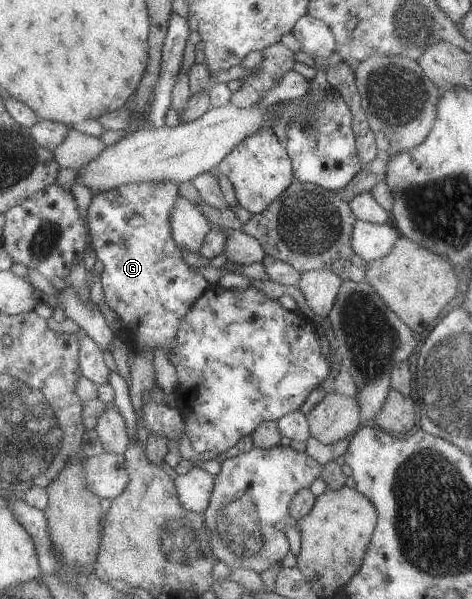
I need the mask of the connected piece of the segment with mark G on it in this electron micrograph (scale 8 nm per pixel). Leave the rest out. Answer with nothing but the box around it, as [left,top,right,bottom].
[88,181,208,358]

